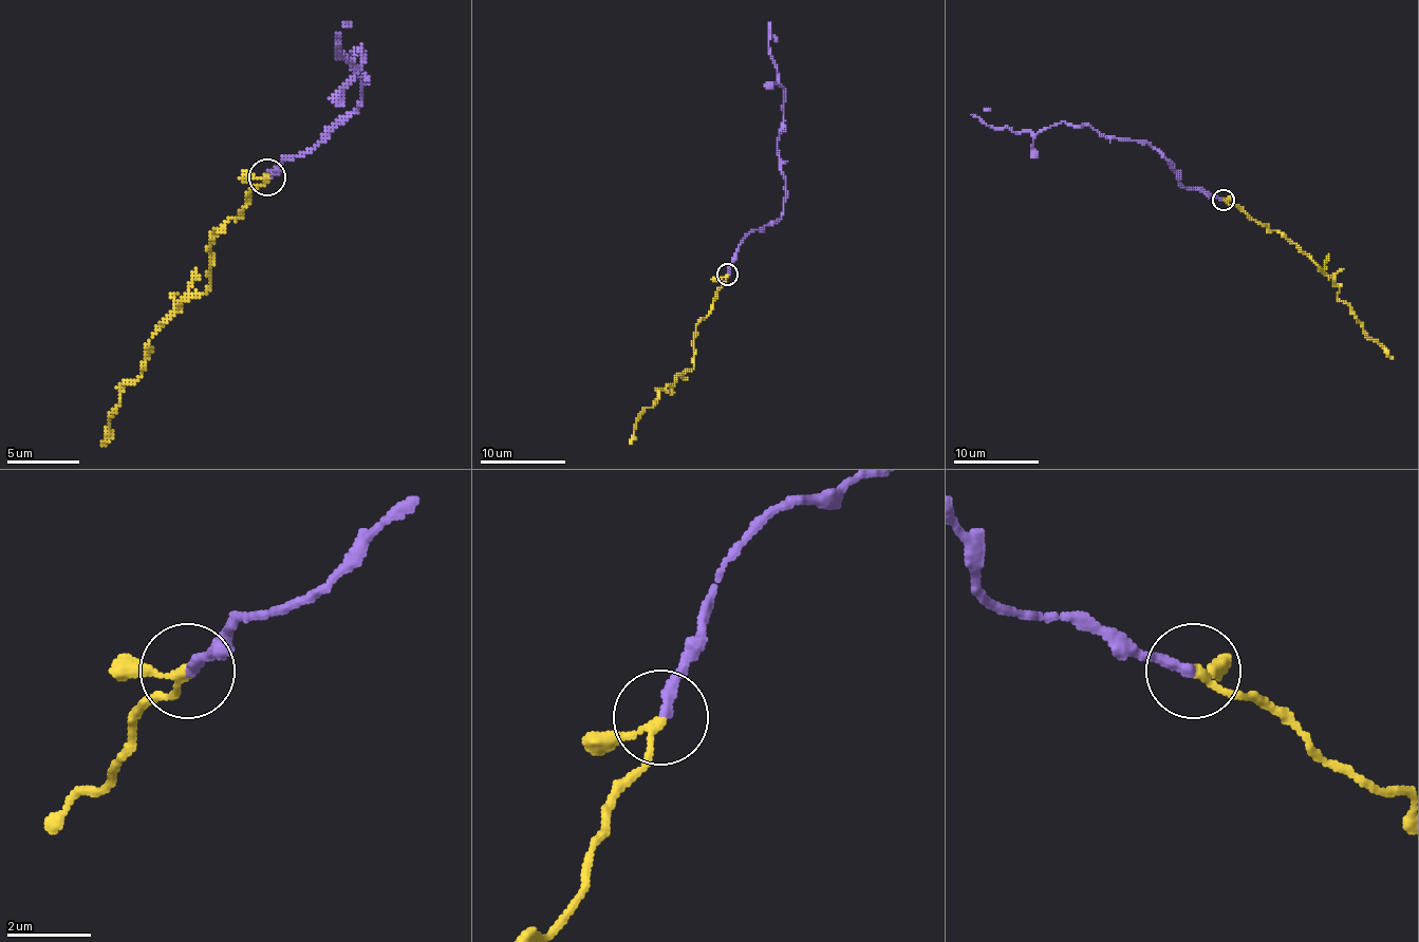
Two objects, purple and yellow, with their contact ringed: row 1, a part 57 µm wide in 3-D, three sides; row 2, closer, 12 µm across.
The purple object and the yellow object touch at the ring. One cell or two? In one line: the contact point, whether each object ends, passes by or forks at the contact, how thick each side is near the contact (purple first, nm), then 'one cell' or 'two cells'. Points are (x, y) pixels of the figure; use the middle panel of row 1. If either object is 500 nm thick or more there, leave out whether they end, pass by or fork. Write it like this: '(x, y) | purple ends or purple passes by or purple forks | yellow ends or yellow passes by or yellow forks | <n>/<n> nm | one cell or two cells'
(727, 274) | purple ends | yellow passes by | 260/160 nm | one cell

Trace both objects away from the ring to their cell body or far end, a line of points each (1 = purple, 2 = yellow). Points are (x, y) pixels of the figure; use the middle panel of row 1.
1: (728, 275), (739, 245), (781, 217), (785, 198), (777, 149), (783, 87), (768, 41), (770, 31), (777, 41)
2: (728, 275), (695, 331), (693, 366), (664, 390), (657, 388), (655, 403), (636, 420), (630, 444)

